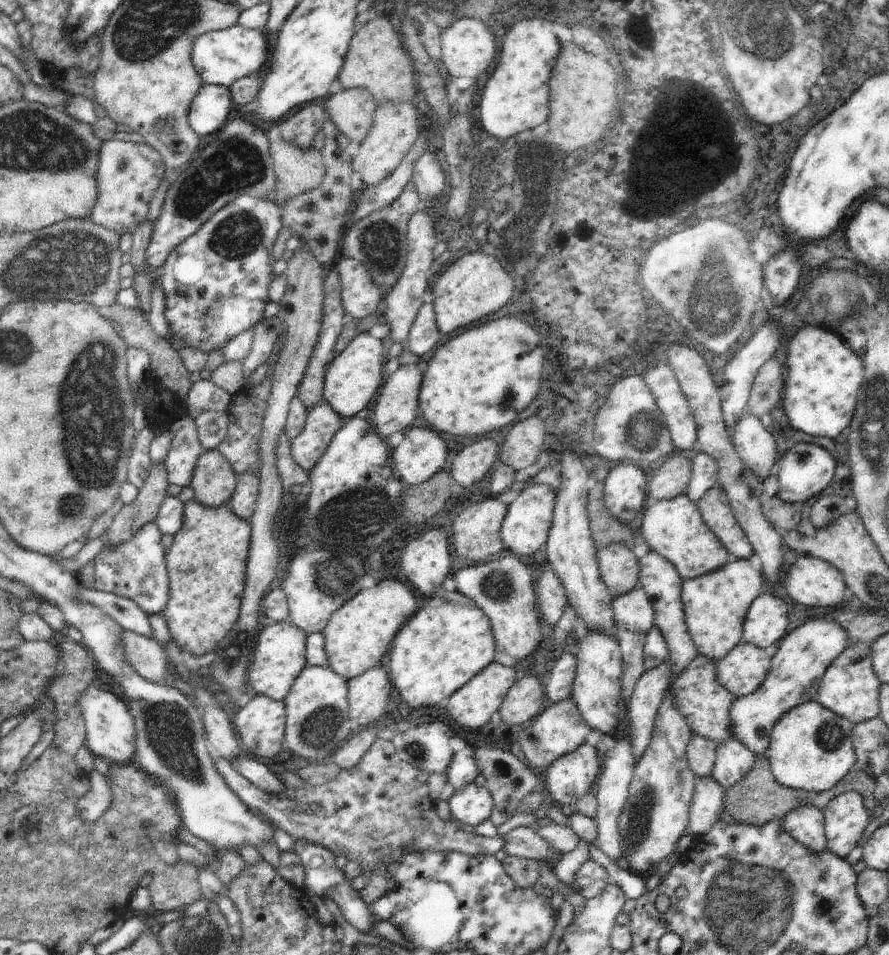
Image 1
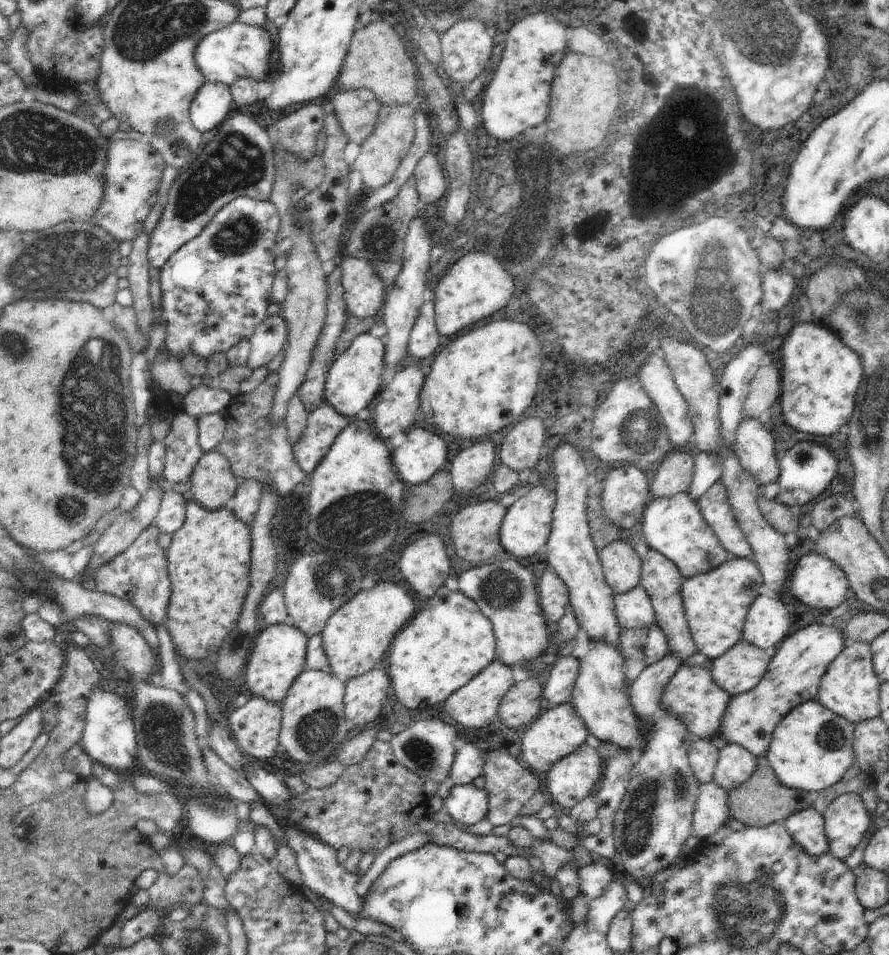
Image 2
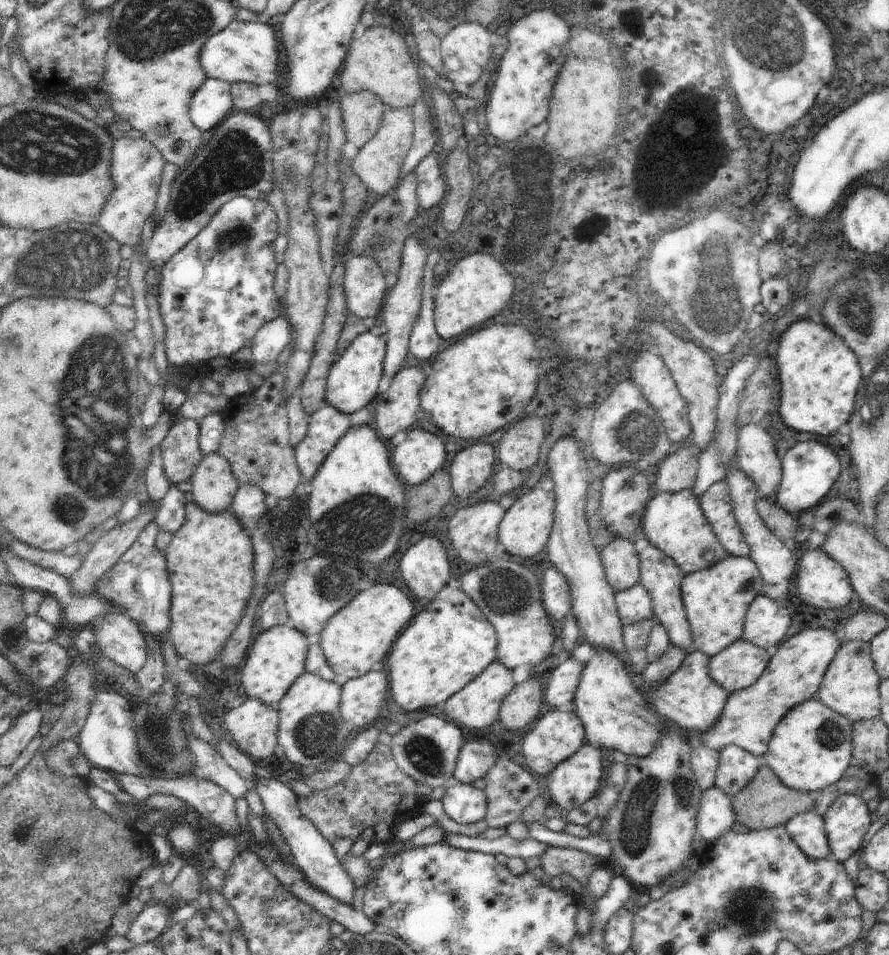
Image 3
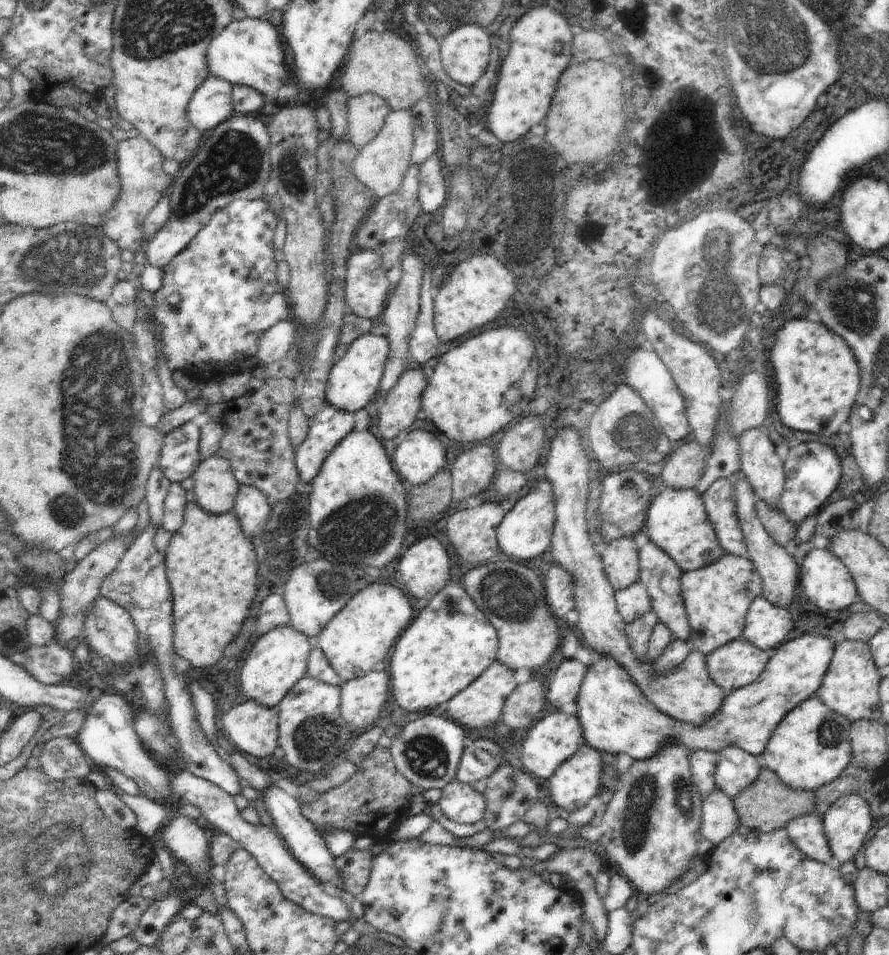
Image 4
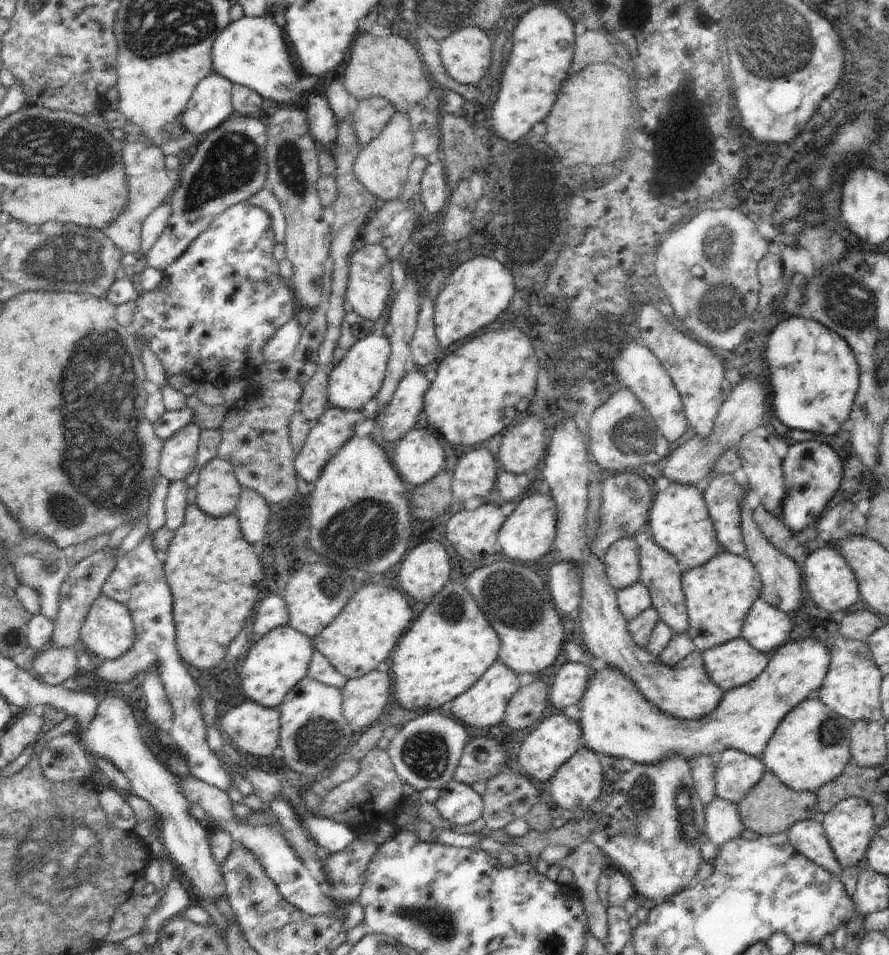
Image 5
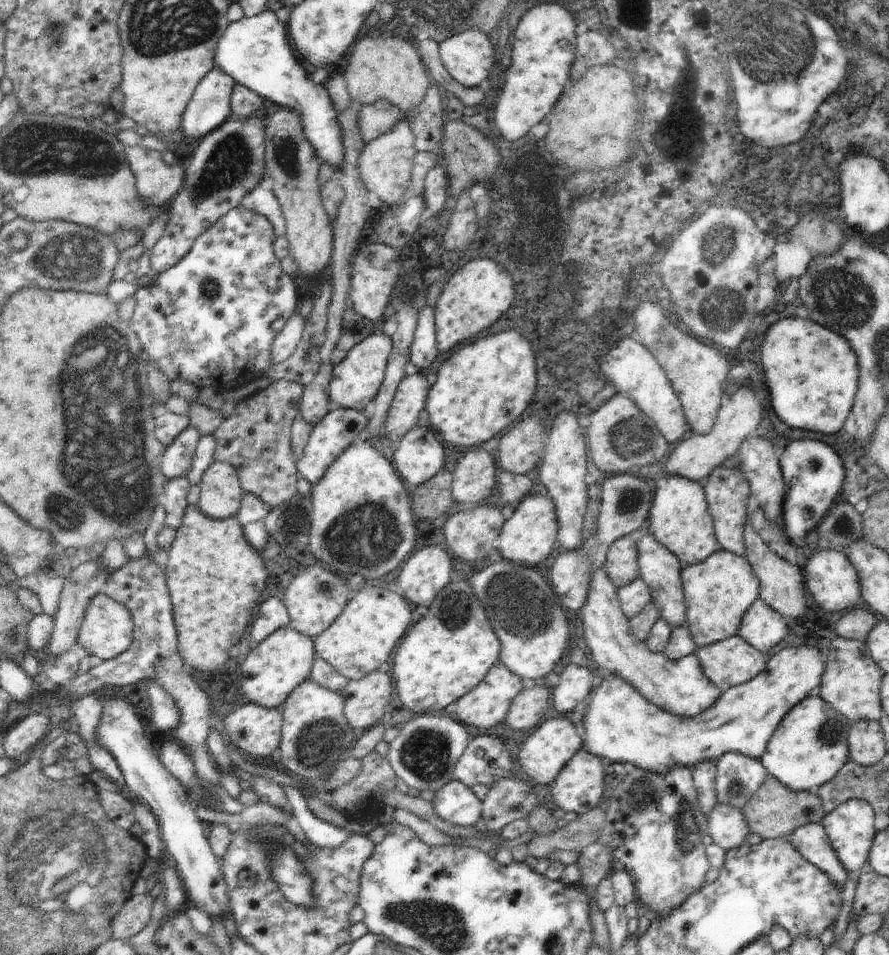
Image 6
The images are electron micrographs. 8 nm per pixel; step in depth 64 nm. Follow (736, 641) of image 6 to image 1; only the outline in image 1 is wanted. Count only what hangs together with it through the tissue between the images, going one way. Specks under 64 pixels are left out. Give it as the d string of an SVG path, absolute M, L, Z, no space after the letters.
M740 641L721 661L715 661L717 681L729 690L734 698L740 698L761 688L764 677L768 674L772 650L761 649L759 646Z

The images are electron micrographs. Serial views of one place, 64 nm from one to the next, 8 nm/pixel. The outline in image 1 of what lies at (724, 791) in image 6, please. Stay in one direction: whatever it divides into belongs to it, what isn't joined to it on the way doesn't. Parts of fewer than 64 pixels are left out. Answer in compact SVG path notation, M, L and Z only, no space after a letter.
M728 740L718 747L711 776L726 790L740 782L751 770L756 755L740 741Z

